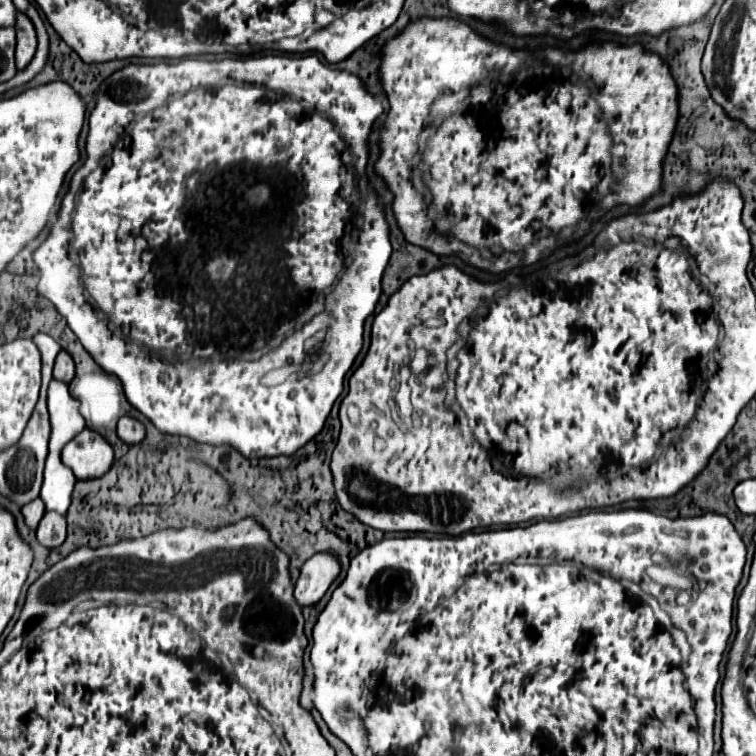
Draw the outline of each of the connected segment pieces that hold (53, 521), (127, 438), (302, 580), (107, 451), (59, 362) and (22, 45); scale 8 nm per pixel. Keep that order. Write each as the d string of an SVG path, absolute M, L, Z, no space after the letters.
M47 511L37 527L37 539L45 547L59 547L65 541L65 517L55 511Z
M121 417L117 423L117 435L121 441L125 441L129 445L141 443L141 439L145 437L145 427L133 417Z
M329 551L315 553L301 567L301 575L295 585L295 599L299 605L307 607L317 603L331 583L341 573L341 563L337 563L337 555L329 555Z
M83 429L63 447L63 463L77 479L103 477L113 465L113 447L93 429Z
M61 351L57 355L53 377L63 381L63 383L71 383L71 379L75 377L75 363L73 363L73 359L71 359L71 355L67 351Z
M17 13L17 23L15 23L15 31L17 31L17 49L15 49L15 57L17 57L17 69L23 69L35 55L37 49L37 37L35 37L35 27L29 21L29 17Z

